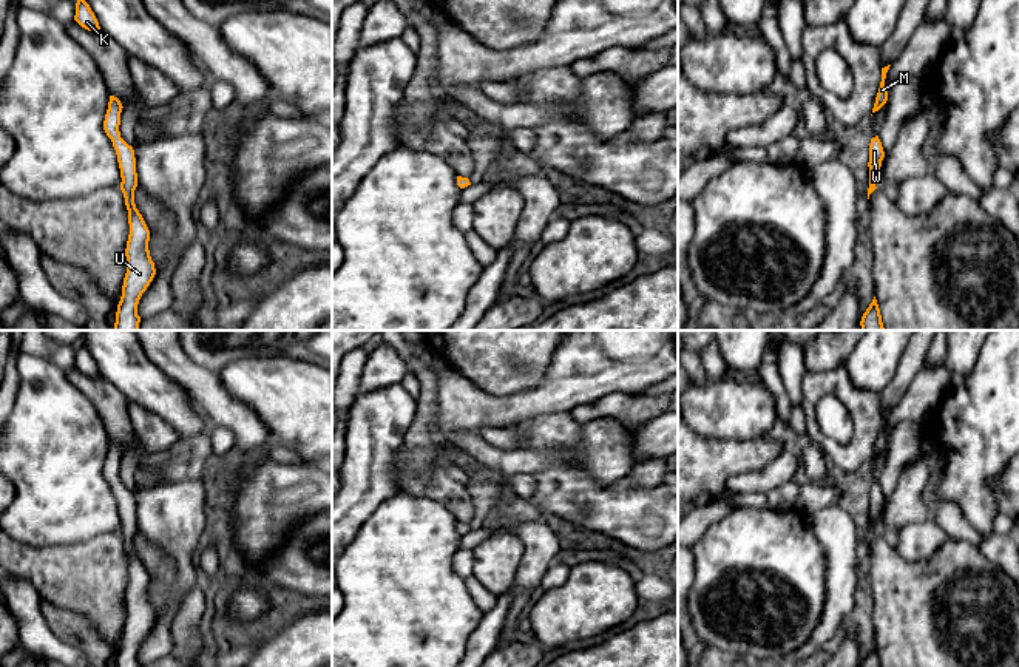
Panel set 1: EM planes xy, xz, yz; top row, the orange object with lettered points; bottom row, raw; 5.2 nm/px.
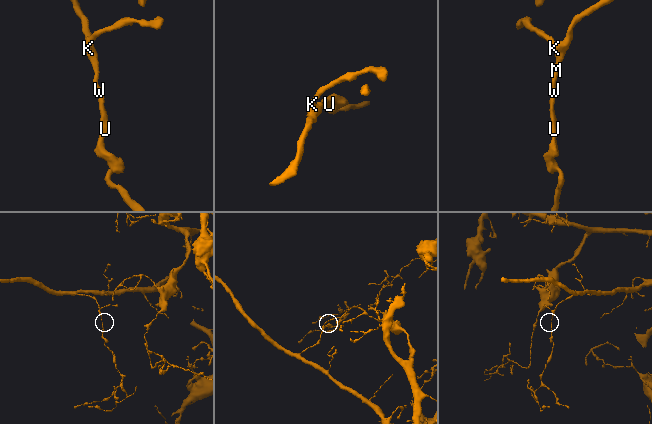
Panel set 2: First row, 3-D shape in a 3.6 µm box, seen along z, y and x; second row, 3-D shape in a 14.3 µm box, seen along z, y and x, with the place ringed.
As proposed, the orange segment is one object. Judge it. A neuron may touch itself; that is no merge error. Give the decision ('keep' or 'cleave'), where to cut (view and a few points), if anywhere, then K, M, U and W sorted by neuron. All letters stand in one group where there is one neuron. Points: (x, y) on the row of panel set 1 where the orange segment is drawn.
keep; cut none; groups K M U W

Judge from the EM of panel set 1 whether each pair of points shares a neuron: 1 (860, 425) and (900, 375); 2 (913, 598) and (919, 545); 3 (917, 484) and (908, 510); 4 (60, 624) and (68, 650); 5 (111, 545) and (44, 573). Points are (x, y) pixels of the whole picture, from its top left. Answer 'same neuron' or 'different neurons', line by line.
1: different neurons
2: different neurons
3: same neuron
4: different neurons
5: same neuron

